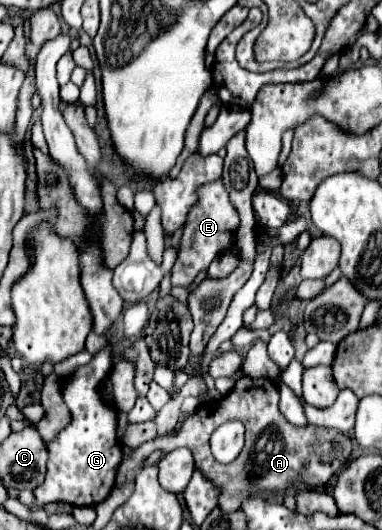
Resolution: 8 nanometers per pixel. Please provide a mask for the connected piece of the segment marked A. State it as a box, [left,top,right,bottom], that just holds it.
[116,377,352,513]

